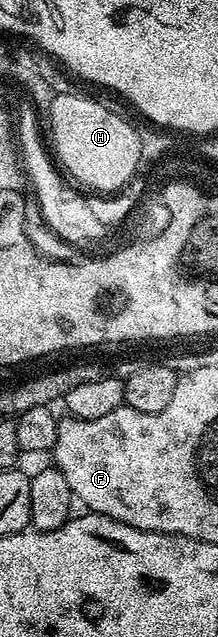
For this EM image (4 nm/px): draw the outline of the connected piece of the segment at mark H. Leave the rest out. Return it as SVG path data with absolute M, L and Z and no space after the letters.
M54 96L52 105L46 115L46 121L52 127L52 144L56 147L55 159L59 167L74 172L80 179L87 180L96 187L109 188L115 191L122 185L124 178L131 173L138 153L138 138L131 119L123 120L119 111L111 112L106 106L98 106L98 102L90 102L88 96Z

